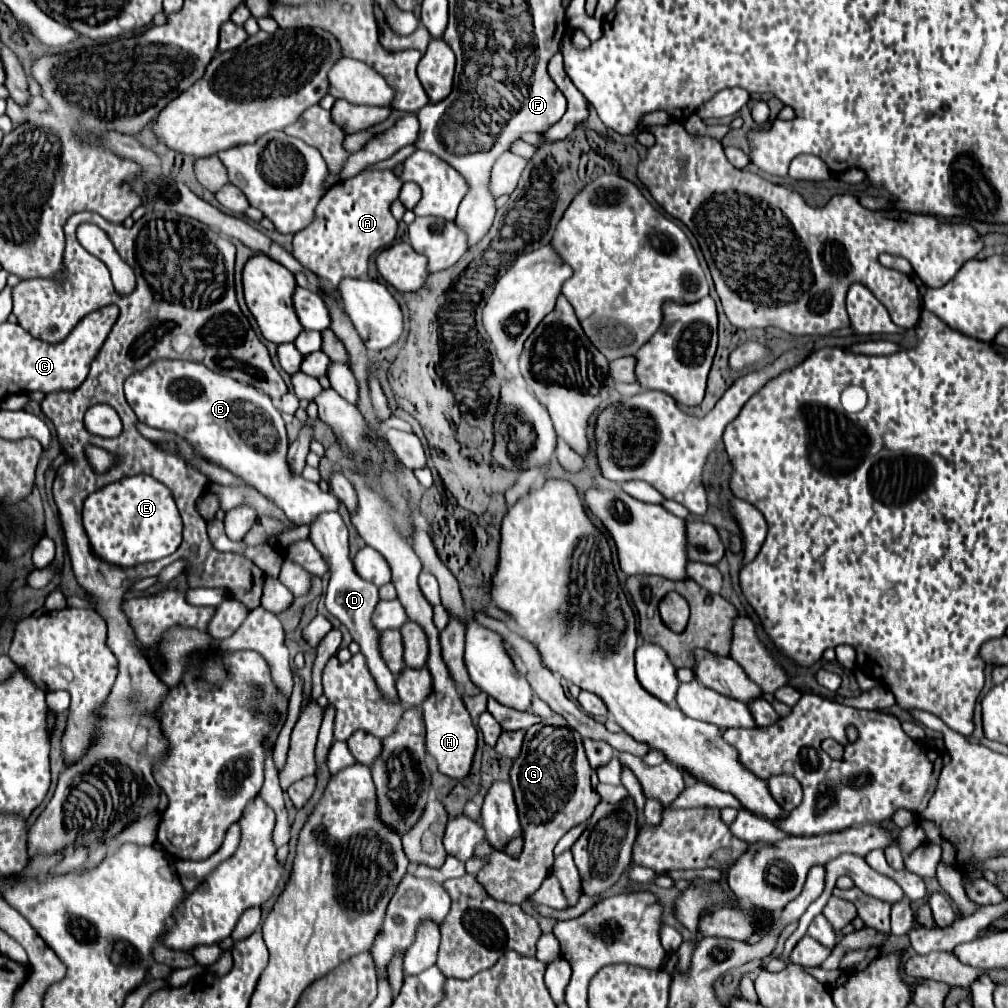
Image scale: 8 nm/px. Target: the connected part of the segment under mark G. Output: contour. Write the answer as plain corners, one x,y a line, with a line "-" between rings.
553,714
527,730
523,750
511,768
511,786
521,812
521,826
525,828
525,848
519,858
509,858
503,852
497,854
487,842
475,852
475,856
489,856
489,864
477,872
477,880
493,898
523,904
541,886
551,872
555,844
567,830
585,822
601,800
599,794
593,798
589,778
591,766
583,750
581,734
569,728
563,716

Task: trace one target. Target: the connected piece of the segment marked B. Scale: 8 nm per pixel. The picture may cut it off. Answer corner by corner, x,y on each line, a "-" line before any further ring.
157,360
149,368
133,374
125,382
125,396
133,412
137,414
139,422
181,434
183,440
193,444
201,456
215,462
217,466
231,470
245,482
249,482
257,492
261,492
265,498
269,498
273,504
277,504
285,516
293,524
311,524
319,514
323,512
337,512
339,500
331,492
323,492
319,484
301,480
301,476
293,476
289,472
289,466
285,464
285,452
287,452
287,434
285,434
285,422
281,414
271,404
271,398
263,394
261,390
253,386
243,386
241,382
211,372
205,364
199,362
183,362
183,360

